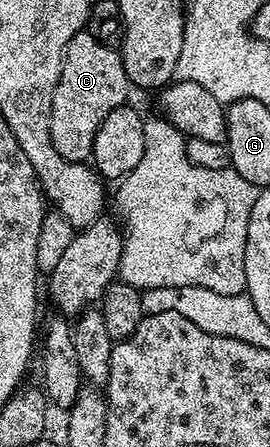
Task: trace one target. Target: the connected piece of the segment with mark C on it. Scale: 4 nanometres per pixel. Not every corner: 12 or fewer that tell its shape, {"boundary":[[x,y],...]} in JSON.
{"boundary":[[87,29],[65,50],[51,101],[55,153],[86,162],[131,84],[120,50]]}

